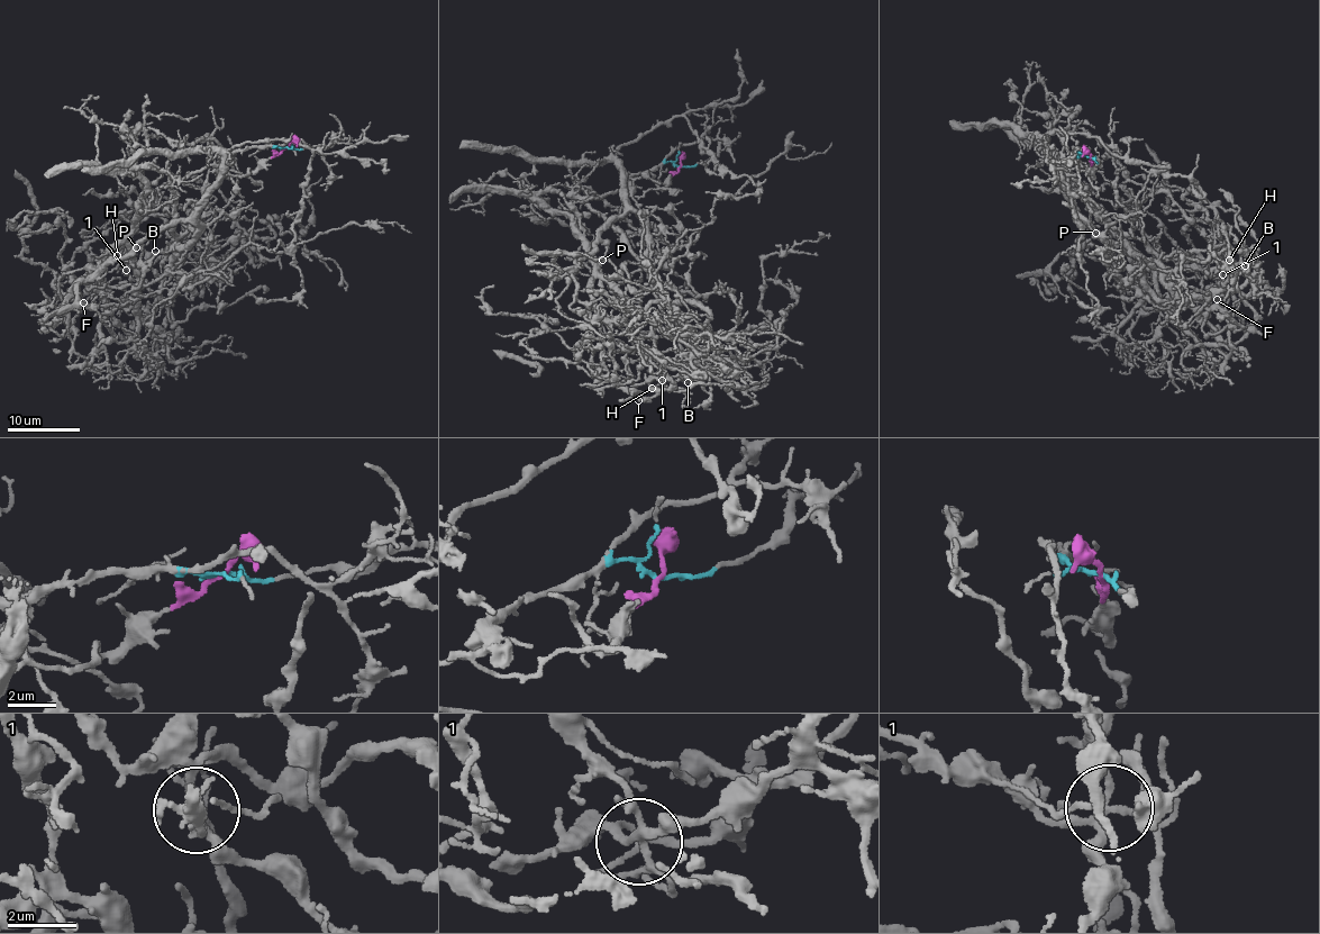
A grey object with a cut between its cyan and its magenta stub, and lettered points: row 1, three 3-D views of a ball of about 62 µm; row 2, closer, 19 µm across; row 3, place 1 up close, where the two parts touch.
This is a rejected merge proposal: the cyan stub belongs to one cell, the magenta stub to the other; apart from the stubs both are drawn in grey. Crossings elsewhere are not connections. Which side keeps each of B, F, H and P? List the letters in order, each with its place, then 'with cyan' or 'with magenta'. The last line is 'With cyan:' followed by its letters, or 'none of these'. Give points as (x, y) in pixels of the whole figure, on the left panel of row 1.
B: place (155, 251); with magenta
F: place (83, 302); with magenta
H: place (117, 255); with magenta
P: place (136, 247); with magenta
With cyan: none of these

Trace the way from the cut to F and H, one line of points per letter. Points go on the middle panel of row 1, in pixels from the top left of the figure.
F: (680, 165), (663, 188), (649, 173), (628, 174), (625, 184), (663, 293), (646, 318), (670, 386), (638, 401)
H: (680, 165), (663, 188), (649, 173), (628, 174), (625, 184), (656, 281), (697, 354), (651, 388)

